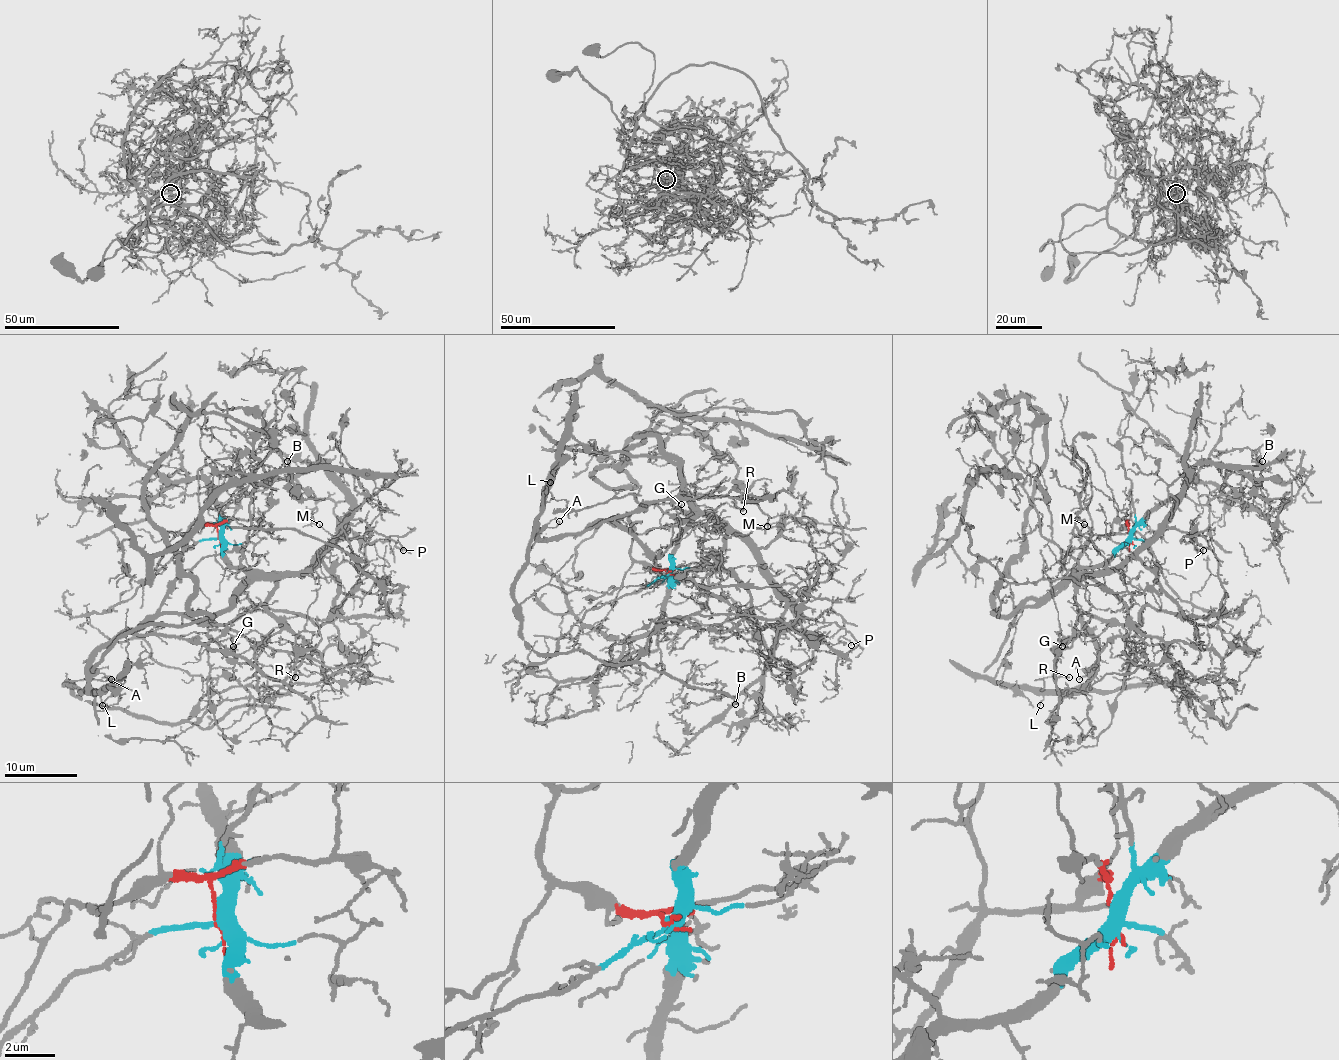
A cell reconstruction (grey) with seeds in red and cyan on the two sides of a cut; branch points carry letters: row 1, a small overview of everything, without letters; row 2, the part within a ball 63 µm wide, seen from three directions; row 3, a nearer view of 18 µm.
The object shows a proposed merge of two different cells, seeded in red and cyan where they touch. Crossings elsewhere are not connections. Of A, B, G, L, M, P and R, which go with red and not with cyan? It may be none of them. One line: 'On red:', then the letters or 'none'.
On red: A, G, L, R

